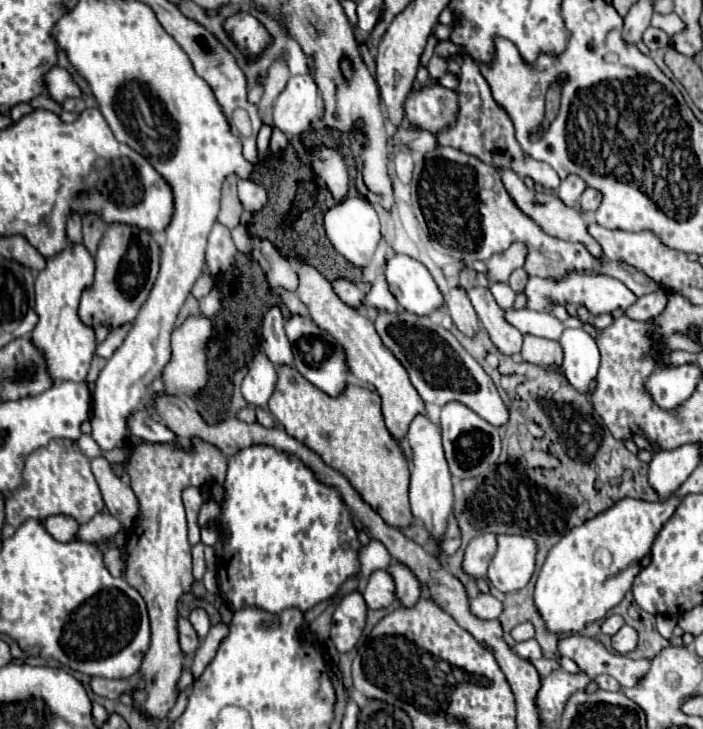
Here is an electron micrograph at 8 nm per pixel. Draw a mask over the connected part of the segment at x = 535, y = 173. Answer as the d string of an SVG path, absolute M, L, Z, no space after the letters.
M461 56L461 58L463 58L461 60L461 84L455 90L457 96L459 96L457 98L457 104L459 104L457 120L455 120L453 126L435 134L437 142L441 146L451 146L451 148L457 148L465 154L471 154L471 156L479 158L481 162L485 162L489 166L495 166L497 170L509 168L521 180L531 178L537 186L541 186L545 190L557 190L559 178L557 178L555 170L545 162L537 162L537 160L529 158L529 154L525 154L521 150L521 146L517 144L517 140L513 136L513 126L509 122L509 116L493 102L489 84L481 76L479 66L471 58L465 58L465 56Z

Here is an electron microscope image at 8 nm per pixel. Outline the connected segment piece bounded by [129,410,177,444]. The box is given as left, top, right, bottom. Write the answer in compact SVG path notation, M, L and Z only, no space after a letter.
M137 410L133 414L133 418L129 420L129 428L135 436L139 436L145 442L159 442L159 444L177 442L177 436L167 426L159 422L149 422L149 418L145 418L145 410Z

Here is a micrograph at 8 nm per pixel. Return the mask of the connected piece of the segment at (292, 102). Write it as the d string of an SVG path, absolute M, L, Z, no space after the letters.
M309 74L289 78L285 90L275 100L273 120L287 138L307 130L313 118L321 114L321 98Z

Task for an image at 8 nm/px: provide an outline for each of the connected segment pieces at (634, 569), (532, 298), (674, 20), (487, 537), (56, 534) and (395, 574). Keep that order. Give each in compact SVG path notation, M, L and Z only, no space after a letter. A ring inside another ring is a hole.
M625 498L597 518L573 528L551 548L535 584L535 606L551 632L577 634L623 600L633 578L641 570L643 556L649 554L653 538L673 516L677 500L681 498L669 498L665 502ZM605 552L609 554L609 560L601 562Z
M573 270L567 272L563 278L529 278L523 294L527 296L527 308L535 312L551 312L553 304L569 302L573 306L585 306L589 312L589 318L597 318L599 314L611 314L613 310L627 310L637 296L621 282L617 282L611 276L605 274L591 274L587 270Z
M653 12L651 26L653 28L661 28L667 36L673 36L673 34L677 34L677 32L683 30L681 18L677 18L677 16L659 16L659 12Z
M483 534L481 538L473 538L473 542L469 542L465 550L463 572L473 580L483 578L487 574L487 566L495 554L495 548L497 548L497 542L493 534Z
M59 514L59 516L49 516L49 518L45 520L45 528L47 528L47 532L49 532L55 540L59 540L59 542L69 542L71 538L77 536L79 524L77 524L75 518Z
M401 562L389 564L387 572L391 574L391 578L395 582L397 598L401 600L401 604L403 606L413 606L417 602L417 598L421 596L421 586L419 586L417 578L413 576L413 572Z

